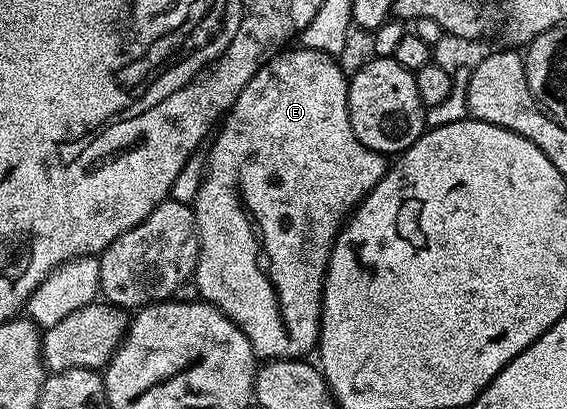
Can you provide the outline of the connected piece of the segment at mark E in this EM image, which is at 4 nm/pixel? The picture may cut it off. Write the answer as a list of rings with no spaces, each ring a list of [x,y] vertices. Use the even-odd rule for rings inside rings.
[[[304,47],[286,48],[284,51],[269,58],[263,67],[257,69],[257,74],[249,80],[247,87],[239,91],[235,103],[225,114],[216,130],[215,138],[209,161],[205,165],[205,177],[201,181],[201,189],[197,192],[197,198],[192,201],[191,208],[197,220],[197,240],[201,242],[201,253],[197,256],[197,272],[195,274],[196,283],[200,289],[200,296],[205,299],[211,298],[212,304],[216,305],[222,313],[231,317],[247,335],[247,339],[253,345],[253,351],[261,359],[272,359],[275,361],[287,361],[290,359],[301,359],[306,356],[308,349],[312,350],[316,346],[321,336],[321,296],[325,286],[325,272],[331,259],[331,251],[338,233],[341,232],[342,225],[345,224],[350,213],[357,208],[357,204],[372,191],[383,179],[387,168],[387,161],[382,154],[371,151],[359,139],[355,139],[355,131],[351,131],[351,119],[349,118],[349,77],[339,66],[334,58],[328,53],[320,53],[314,49]],[[241,201],[245,204],[247,212],[253,216],[253,221],[257,224],[257,229],[261,232],[261,245],[265,248],[265,265],[269,268],[269,281],[273,284],[273,289],[277,292],[277,309],[281,312],[281,325],[277,325],[277,317],[273,313],[259,314],[245,313],[249,301],[241,297]]]

